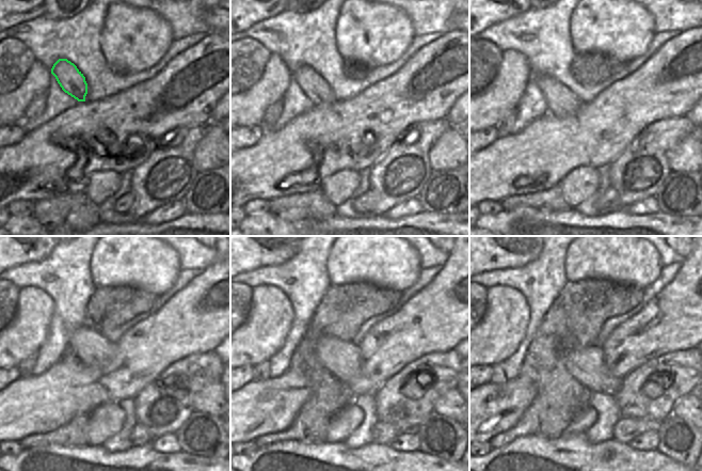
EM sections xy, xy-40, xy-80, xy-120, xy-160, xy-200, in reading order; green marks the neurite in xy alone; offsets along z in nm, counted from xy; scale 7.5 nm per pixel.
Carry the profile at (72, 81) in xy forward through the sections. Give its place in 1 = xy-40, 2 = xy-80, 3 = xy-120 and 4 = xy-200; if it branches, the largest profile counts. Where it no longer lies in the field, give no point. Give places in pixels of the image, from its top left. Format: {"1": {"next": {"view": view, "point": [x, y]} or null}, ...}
{"1": {"next": {"view": "xy-40", "point": [312, 83]}}, "2": {"next": {"view": "xy-80", "point": [562, 103]}}, "3": {"next": {"view": "xy-120", "point": [88, 345]}}, "4": {"next": {"view": "xy-200", "point": [586, 364]}}}

